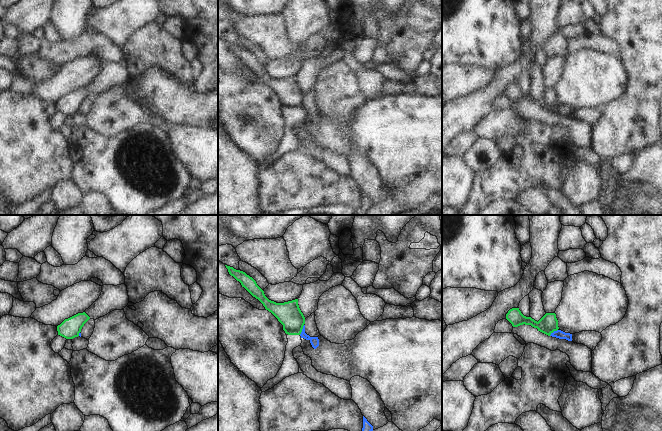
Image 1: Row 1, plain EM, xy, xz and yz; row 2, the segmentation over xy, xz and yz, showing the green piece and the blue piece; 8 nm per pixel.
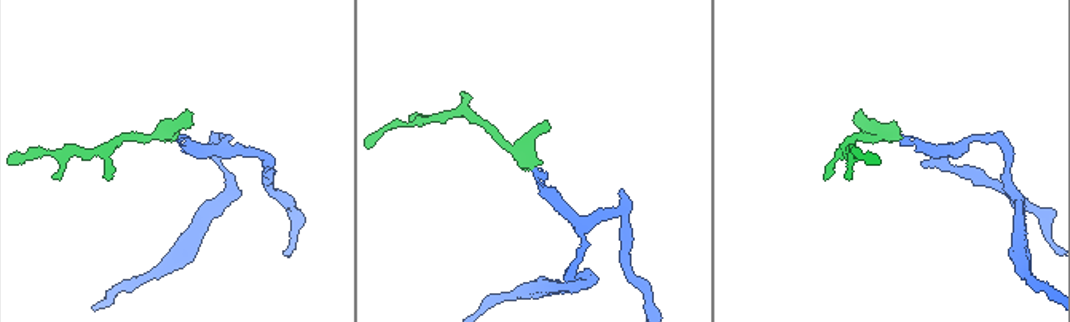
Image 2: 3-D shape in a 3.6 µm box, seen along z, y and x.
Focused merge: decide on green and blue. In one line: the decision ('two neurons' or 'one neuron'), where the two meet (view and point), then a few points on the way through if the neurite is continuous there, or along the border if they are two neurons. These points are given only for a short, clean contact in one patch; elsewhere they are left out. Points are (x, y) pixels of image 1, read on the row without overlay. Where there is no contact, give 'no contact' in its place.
two neurons; contact xz (301, 106); border xz (304, 101), (299, 110)

